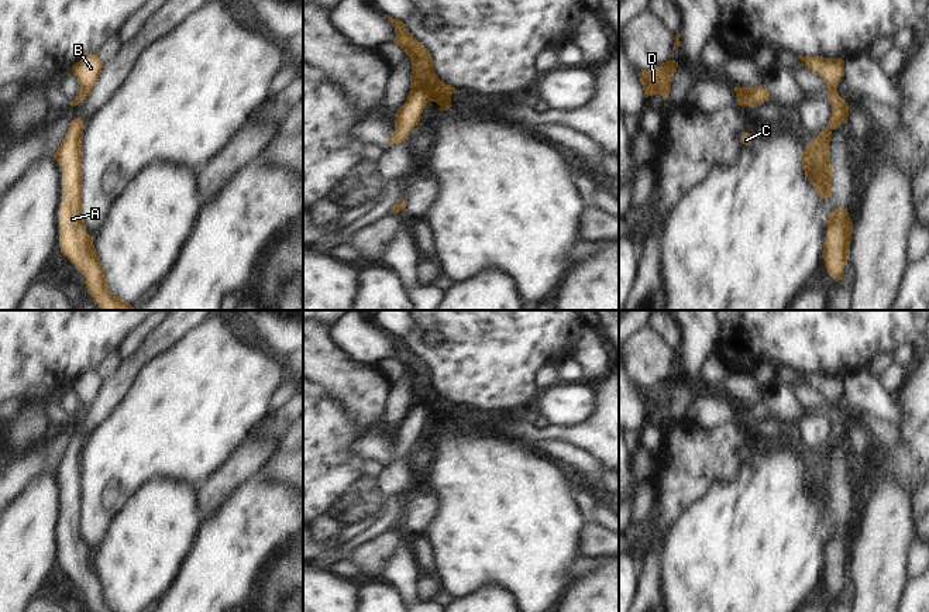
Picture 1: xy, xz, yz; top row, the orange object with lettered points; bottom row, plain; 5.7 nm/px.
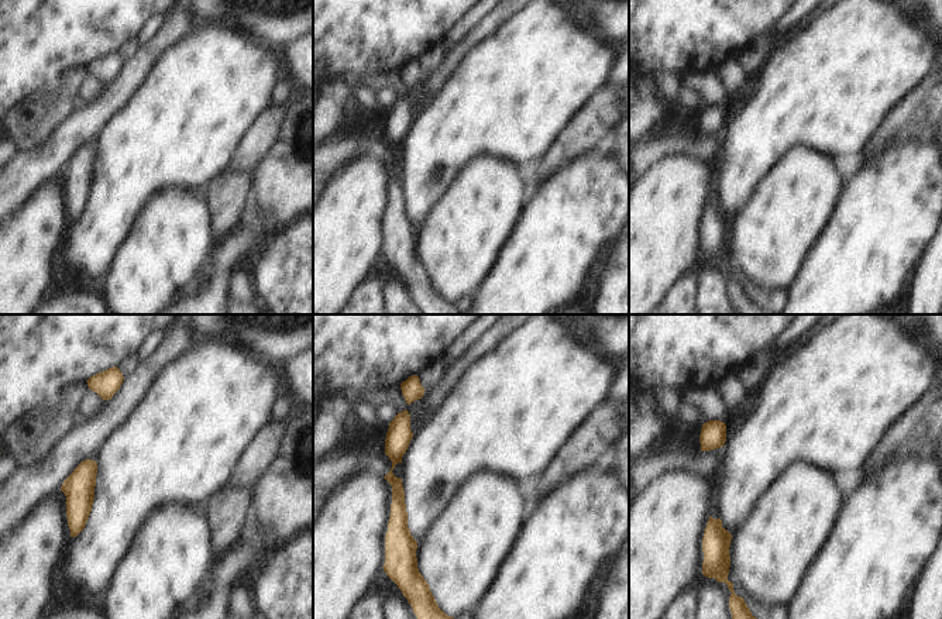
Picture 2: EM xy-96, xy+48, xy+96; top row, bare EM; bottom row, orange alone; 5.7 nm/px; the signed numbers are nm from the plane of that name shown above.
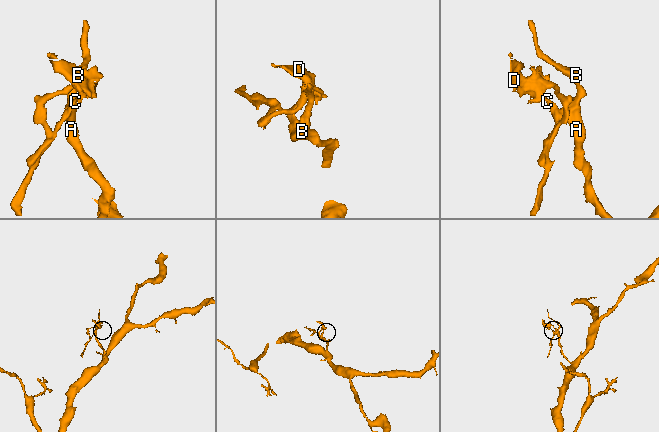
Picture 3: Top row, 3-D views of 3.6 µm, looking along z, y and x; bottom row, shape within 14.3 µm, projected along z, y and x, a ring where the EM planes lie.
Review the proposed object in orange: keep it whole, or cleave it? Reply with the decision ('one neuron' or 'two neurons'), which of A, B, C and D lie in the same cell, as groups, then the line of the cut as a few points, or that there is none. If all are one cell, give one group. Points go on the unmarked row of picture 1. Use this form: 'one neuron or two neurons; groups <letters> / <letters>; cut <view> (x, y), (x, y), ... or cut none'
one neuron; groups A B C D; cut none

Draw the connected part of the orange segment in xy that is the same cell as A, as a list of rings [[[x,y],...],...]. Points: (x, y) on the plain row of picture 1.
[[[82,433],[70,437],[68,447],[54,470],[62,485],[62,519],[59,523],[59,564],[86,594],[90,612],[116,612],[107,602],[104,582],[86,549],[82,532],[83,512],[83,446]]]

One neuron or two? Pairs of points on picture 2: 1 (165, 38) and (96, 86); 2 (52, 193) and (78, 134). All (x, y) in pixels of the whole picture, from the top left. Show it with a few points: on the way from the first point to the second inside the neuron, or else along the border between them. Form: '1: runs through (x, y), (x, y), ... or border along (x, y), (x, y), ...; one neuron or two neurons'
1: border along (105, 85), (88, 102); two neurons
2: border along (57, 174), (48, 178), (31, 195); two neurons

